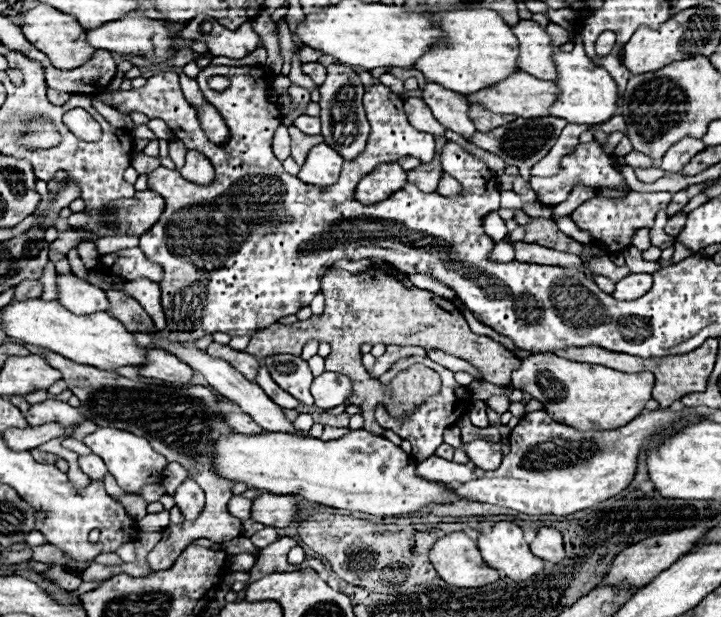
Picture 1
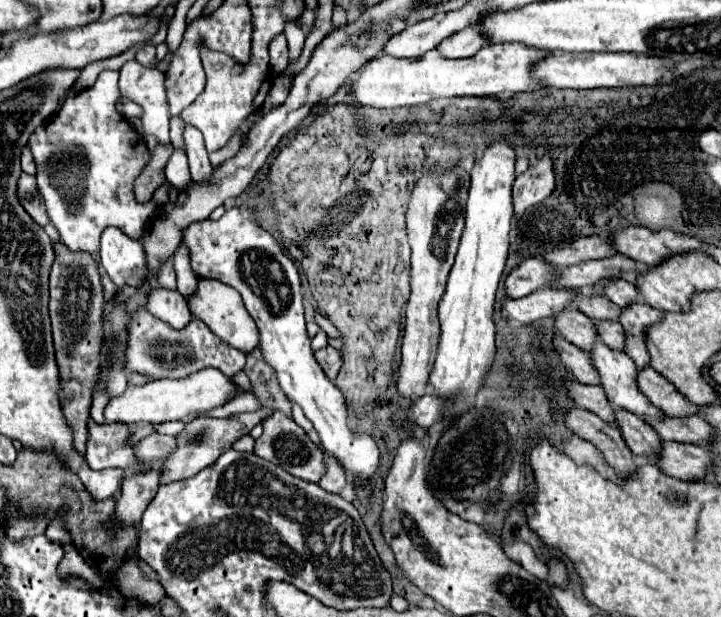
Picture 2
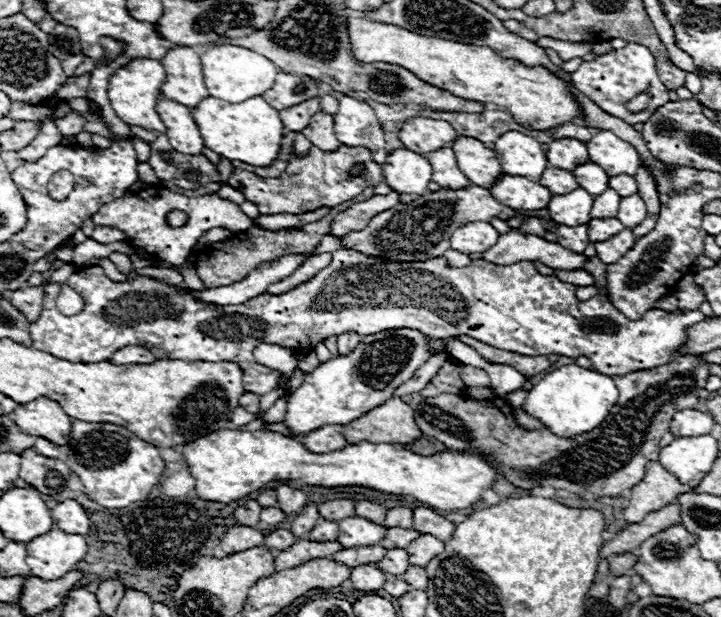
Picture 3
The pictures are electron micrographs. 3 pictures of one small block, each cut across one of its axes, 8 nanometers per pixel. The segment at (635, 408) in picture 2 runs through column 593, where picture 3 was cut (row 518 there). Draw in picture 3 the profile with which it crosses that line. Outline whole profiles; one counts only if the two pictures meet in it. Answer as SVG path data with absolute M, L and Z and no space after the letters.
M346 518L340 524L340 534L338 534L338 542L342 548L362 548L362 546L376 546L382 538L386 528L376 526L364 518Z

